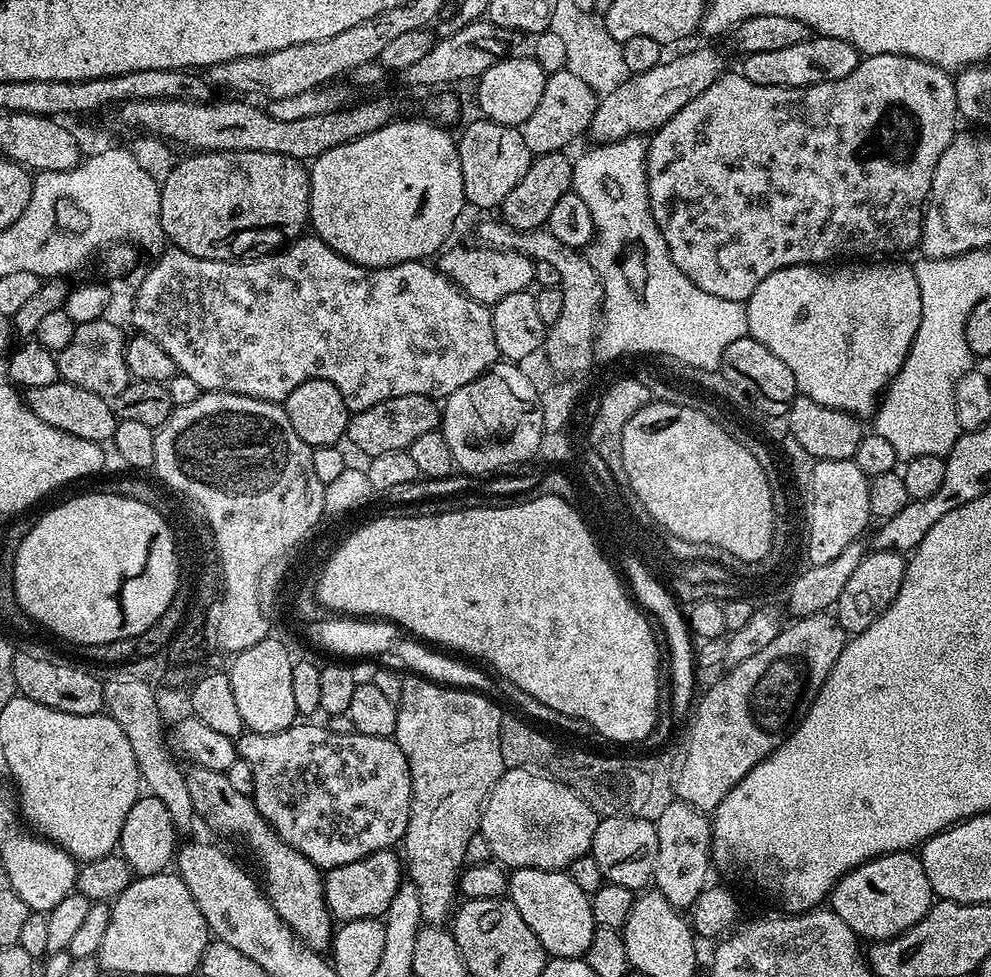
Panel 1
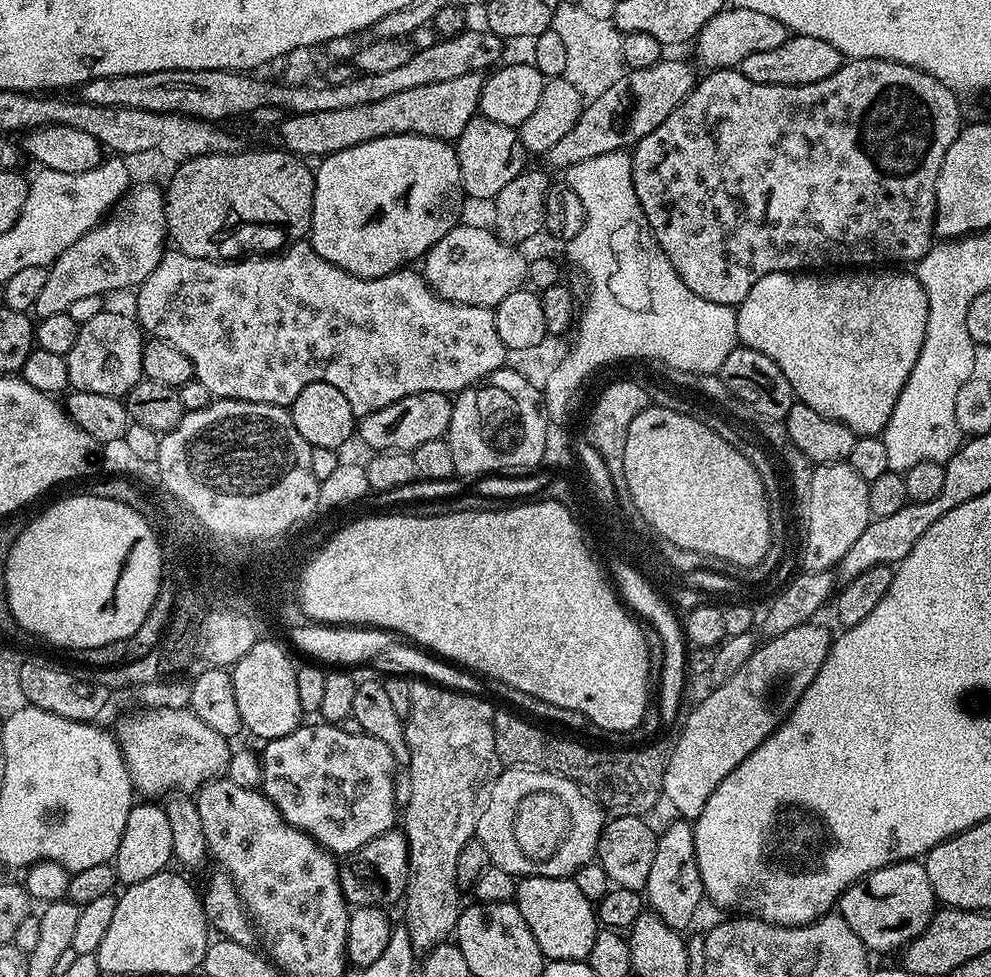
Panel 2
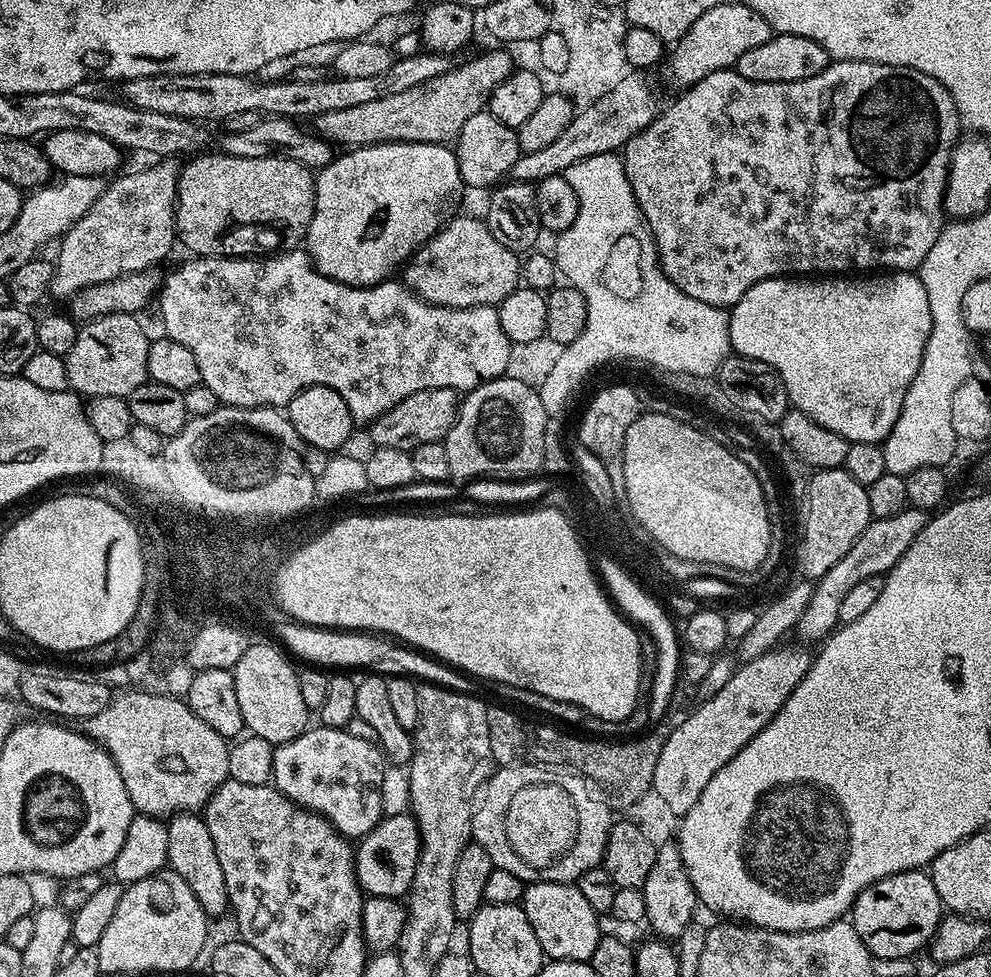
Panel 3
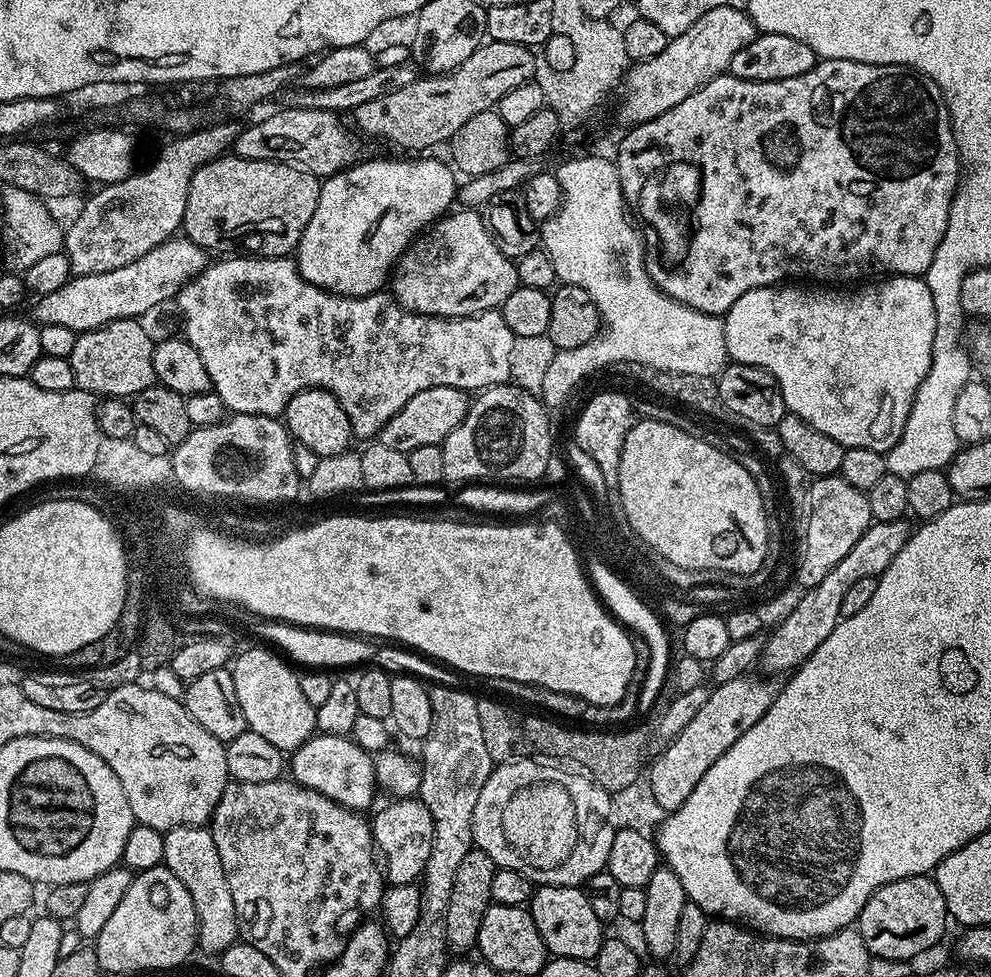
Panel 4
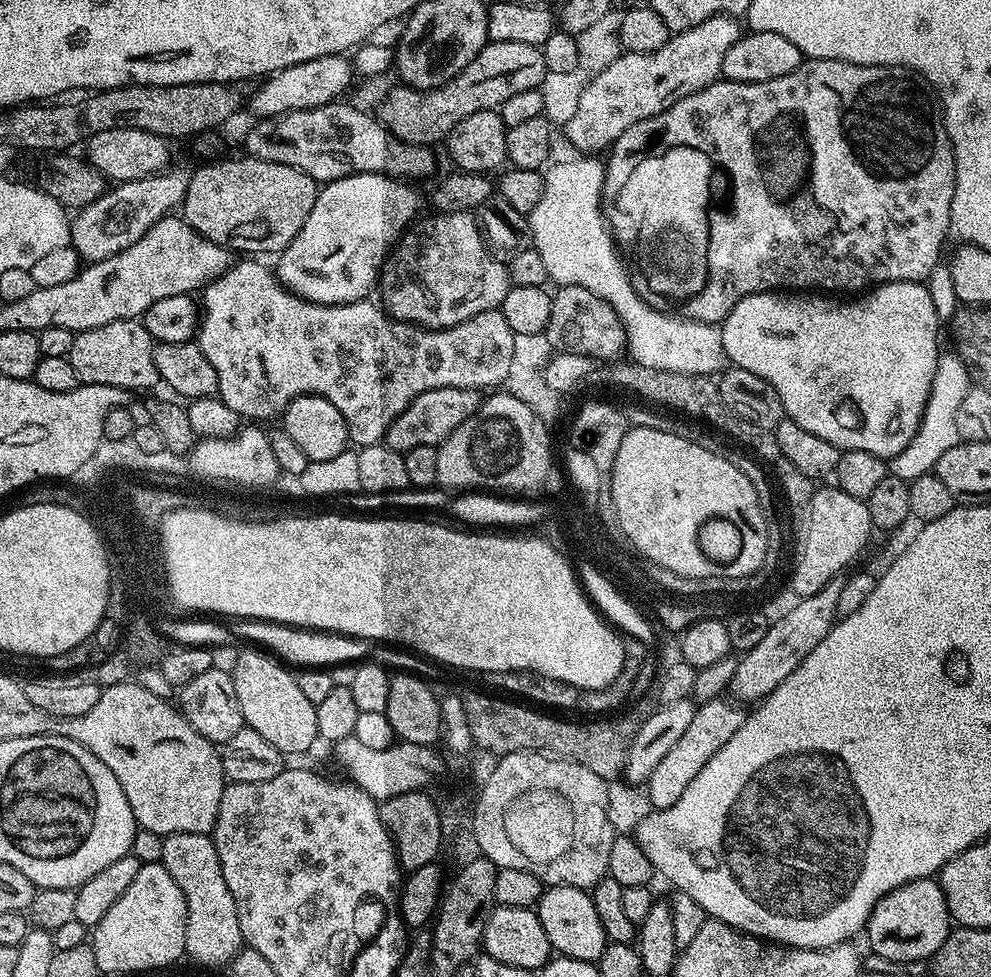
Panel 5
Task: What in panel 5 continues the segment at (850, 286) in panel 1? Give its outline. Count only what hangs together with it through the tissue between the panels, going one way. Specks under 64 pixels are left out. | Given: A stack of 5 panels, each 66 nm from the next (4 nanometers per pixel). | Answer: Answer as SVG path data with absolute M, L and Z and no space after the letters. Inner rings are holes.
M894 282L893 284L877 284L875 288L857 295L855 298L833 298L828 294L805 294L800 290L777 290L759 292L753 296L744 296L730 310L730 314L722 322L722 346L726 350L729 361L742 370L750 370L750 374L758 374L758 378L766 378L770 386L778 394L784 407L787 419L798 422L802 430L810 430L810 434L818 434L818 438L826 438L826 442L834 442L843 451L866 450L866 454L891 458L906 450L910 438L918 430L922 422L922 414L926 408L930 386L934 382L934 370L942 347L936 341L941 325L936 319L934 302L930 302L930 294L923 283Z

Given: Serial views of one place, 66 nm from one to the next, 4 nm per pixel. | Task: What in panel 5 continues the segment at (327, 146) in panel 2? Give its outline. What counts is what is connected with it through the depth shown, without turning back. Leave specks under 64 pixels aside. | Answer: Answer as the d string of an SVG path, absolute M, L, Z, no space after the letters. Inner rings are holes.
M489 42L458 75L442 86L431 88L428 92L407 86L389 87L378 105L378 119L386 130L390 130L390 134L402 142L436 146L439 140L440 143L447 141L450 130L454 130L462 118L470 118L470 114L478 114L482 110L499 109L506 98L539 88L548 75L543 51L537 45Z

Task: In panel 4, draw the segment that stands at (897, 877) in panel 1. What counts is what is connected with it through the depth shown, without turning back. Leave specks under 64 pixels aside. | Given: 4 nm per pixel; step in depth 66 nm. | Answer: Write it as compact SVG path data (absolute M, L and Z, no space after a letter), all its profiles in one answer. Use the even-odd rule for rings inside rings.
M931 875L911 876L883 884L862 906L858 931L868 947L869 957L880 960L912 960L928 952L944 936L950 925L942 890Z

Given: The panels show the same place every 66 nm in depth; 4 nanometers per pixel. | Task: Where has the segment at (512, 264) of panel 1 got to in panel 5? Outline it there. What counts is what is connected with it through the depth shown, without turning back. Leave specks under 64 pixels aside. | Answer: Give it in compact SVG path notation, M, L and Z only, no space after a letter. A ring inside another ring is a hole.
M442 212L429 220L413 223L396 241L378 281L379 303L394 320L415 324L418 328L453 328L483 312L499 309L510 287L505 261L497 260L488 250L480 226L471 212Z

